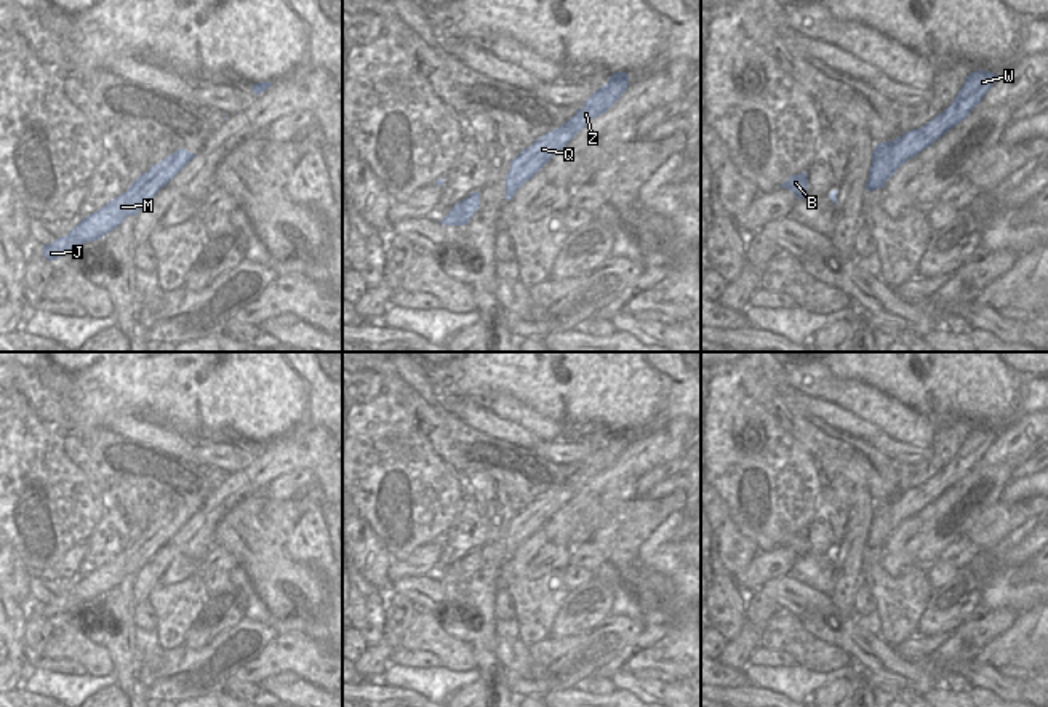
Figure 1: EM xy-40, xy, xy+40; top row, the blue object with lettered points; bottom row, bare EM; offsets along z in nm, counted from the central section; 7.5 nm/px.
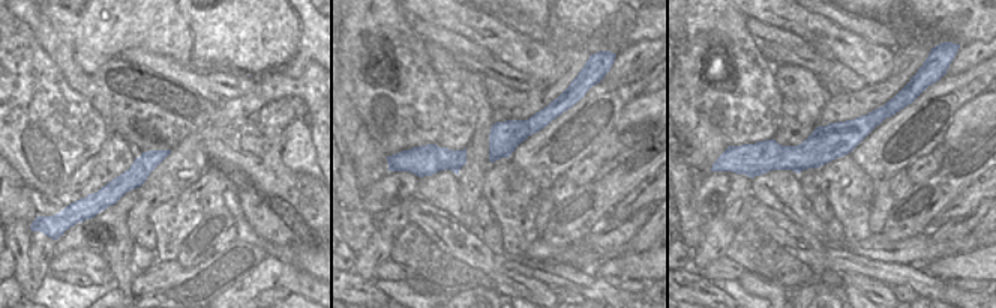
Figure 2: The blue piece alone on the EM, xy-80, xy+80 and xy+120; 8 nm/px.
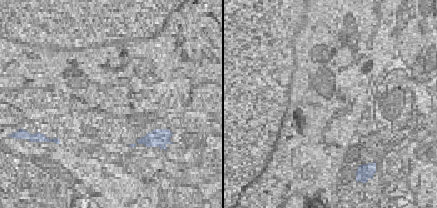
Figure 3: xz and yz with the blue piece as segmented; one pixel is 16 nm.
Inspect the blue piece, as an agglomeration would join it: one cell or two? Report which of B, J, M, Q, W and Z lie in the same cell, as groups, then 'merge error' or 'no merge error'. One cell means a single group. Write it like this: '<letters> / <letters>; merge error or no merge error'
B / J M Q W Z; merge error

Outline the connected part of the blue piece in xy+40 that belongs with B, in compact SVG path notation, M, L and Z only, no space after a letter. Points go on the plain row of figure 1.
M806 529L789 536L779 545L786 545L786 547L792 549L797 553L798 558L806 557L808 555Z

